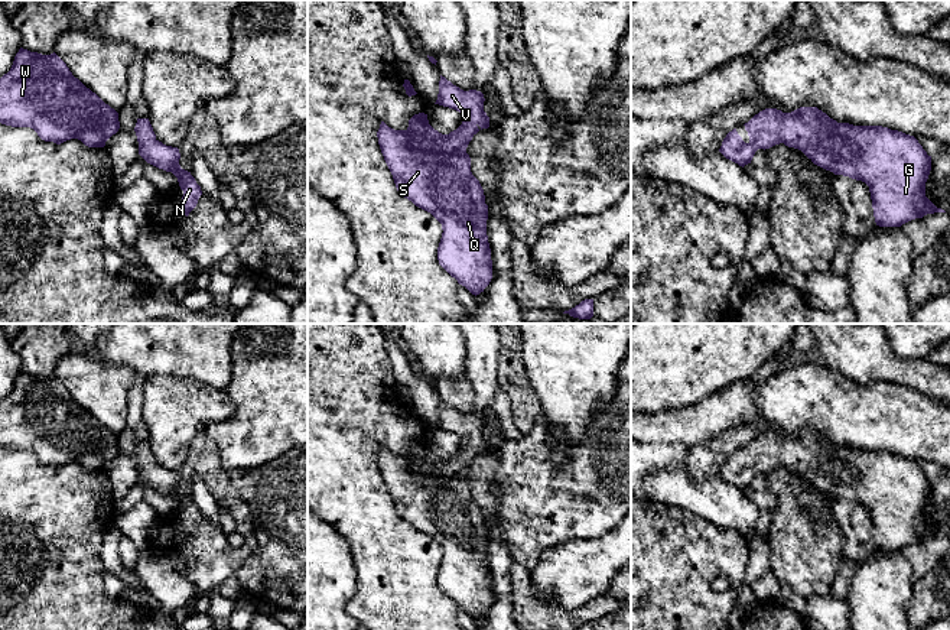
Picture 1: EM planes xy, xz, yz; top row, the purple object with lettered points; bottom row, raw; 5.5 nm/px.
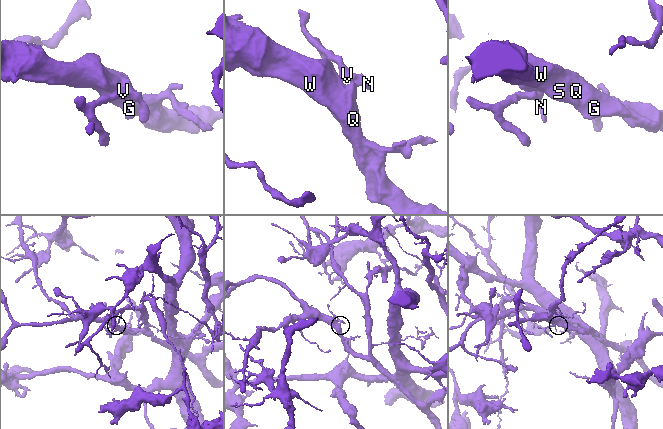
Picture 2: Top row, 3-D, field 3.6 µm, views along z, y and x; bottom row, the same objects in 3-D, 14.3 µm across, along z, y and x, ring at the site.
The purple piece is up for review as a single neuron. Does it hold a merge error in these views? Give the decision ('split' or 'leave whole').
leave whole

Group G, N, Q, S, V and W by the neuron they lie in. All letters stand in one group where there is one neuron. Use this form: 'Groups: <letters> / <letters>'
Groups: G N Q S V W

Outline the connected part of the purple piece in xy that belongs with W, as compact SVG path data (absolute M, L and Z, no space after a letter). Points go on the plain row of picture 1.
M23 371L16 377L10 394L0 402L0 446L12 451L30 451L45 465L61 468L78 462L88 471L104 471L120 452L118 436L75 402L55 376L42 379Z

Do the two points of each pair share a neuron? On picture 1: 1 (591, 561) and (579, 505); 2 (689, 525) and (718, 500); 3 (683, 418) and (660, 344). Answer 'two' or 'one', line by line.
1: two
2: two
3: two

